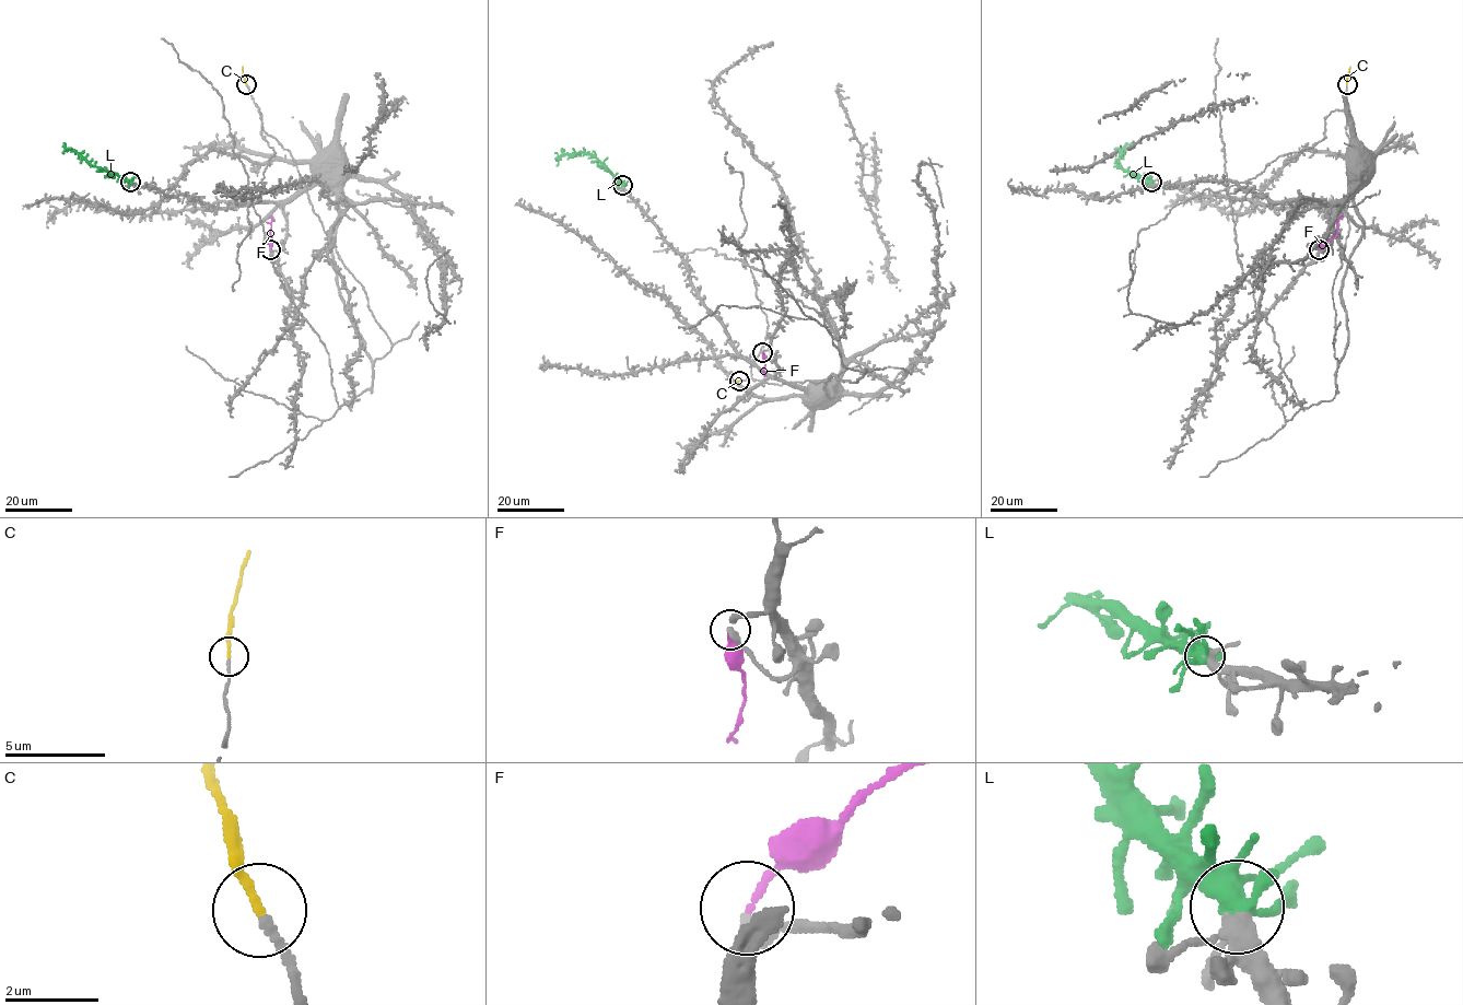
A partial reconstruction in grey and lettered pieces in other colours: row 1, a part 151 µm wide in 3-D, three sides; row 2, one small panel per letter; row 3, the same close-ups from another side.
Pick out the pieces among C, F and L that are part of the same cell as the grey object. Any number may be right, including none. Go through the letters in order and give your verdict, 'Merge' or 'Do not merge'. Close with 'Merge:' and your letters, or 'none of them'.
C: Merge
F: Do not merge
L: Merge
Merge: C, L

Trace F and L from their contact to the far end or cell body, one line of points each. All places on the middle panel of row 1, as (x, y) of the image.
F: (763, 352), (763, 376)
L: (622, 185), (597, 159), (583, 152), (561, 155), (557, 165)

